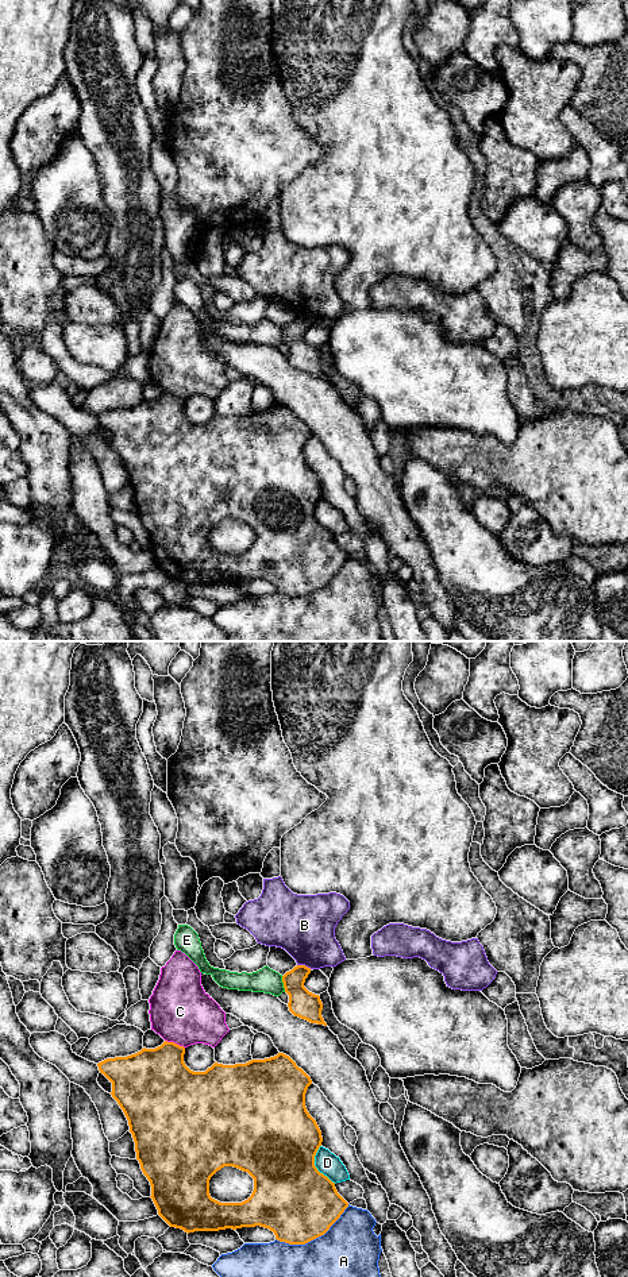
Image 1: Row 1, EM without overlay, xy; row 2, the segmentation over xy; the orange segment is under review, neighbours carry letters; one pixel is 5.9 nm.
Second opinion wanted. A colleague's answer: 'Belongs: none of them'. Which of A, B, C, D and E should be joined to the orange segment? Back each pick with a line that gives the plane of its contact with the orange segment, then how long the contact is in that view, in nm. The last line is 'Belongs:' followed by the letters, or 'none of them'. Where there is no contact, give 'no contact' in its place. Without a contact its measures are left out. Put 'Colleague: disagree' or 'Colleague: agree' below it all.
Belongs: none of them
Colleague: agree

